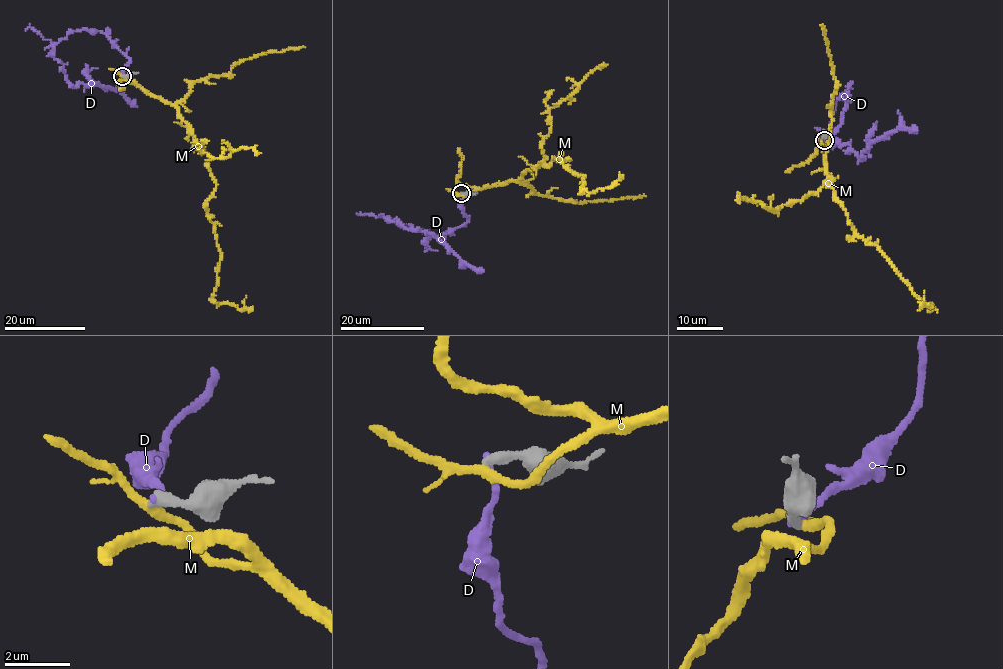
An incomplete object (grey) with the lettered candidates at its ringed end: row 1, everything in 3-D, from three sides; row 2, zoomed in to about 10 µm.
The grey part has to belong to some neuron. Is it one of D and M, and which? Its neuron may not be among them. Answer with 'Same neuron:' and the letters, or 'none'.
Same neuron: none

